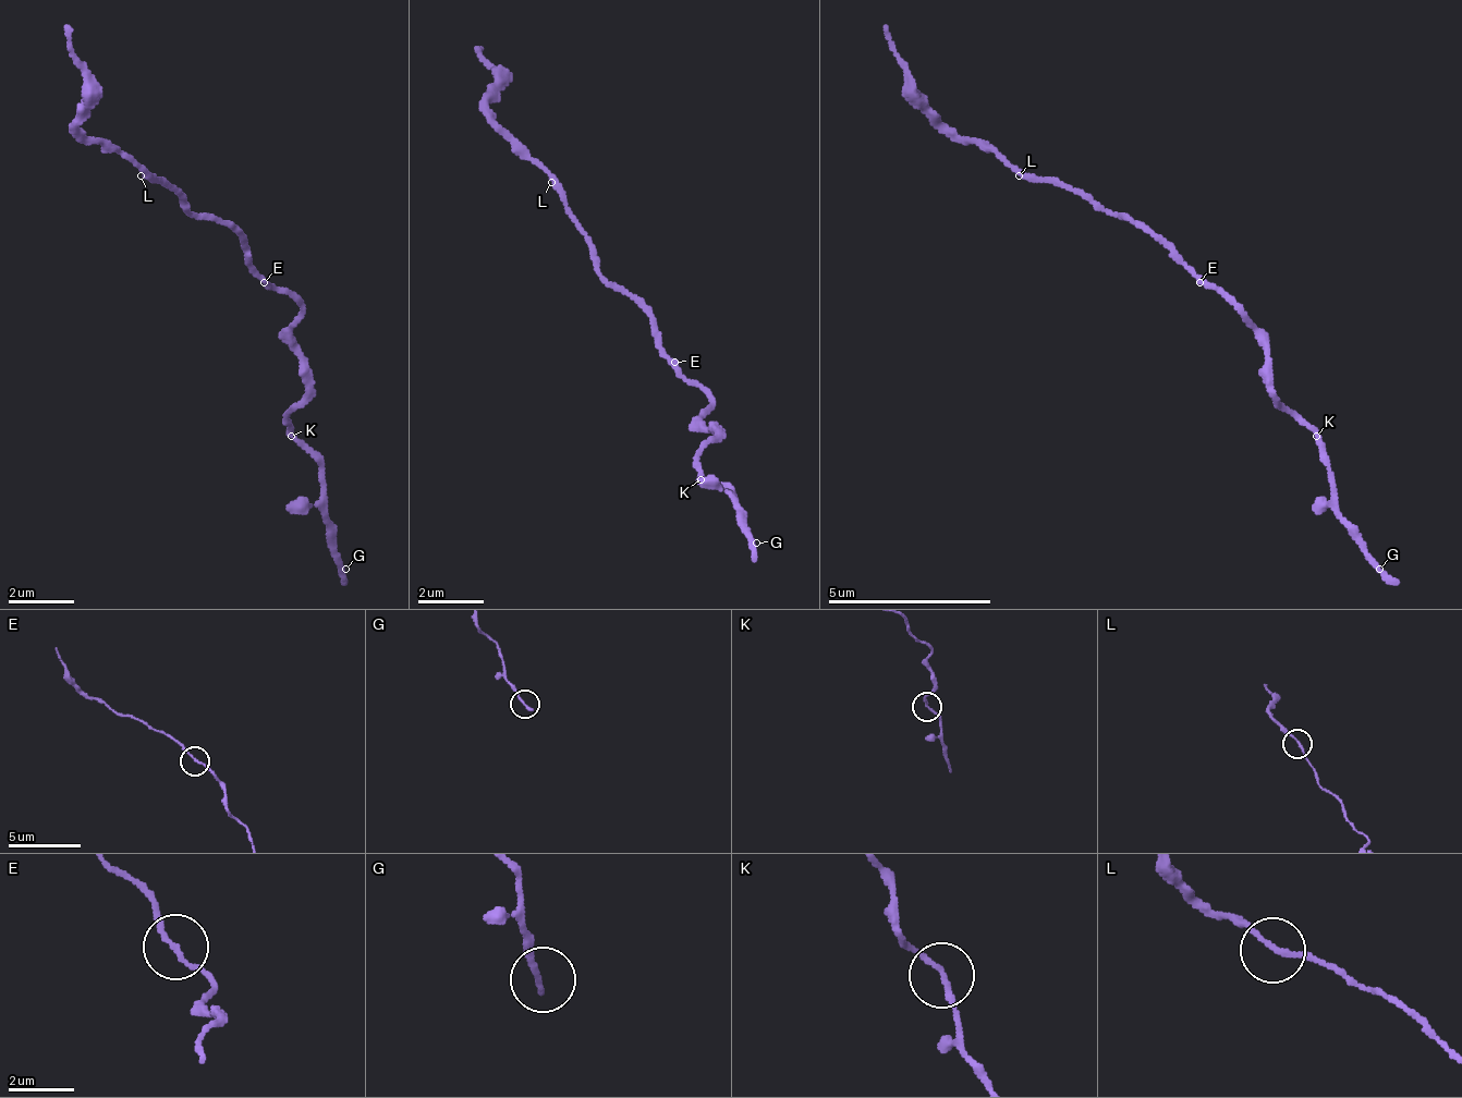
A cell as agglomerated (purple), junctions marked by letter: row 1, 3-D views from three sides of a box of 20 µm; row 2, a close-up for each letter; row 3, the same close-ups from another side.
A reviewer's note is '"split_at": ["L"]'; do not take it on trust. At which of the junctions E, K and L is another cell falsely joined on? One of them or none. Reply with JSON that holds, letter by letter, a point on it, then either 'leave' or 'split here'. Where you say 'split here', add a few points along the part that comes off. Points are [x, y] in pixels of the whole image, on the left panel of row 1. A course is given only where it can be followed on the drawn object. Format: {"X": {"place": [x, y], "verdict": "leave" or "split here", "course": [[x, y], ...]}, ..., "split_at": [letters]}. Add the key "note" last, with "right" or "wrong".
{"E": {"place": [264, 282], "verdict": "leave"}, "K": {"place": [291, 436], "verdict": "leave"}, "L": {"place": [141, 175], "verdict": "leave"}, "split_at": [], "note": "wrong"}

